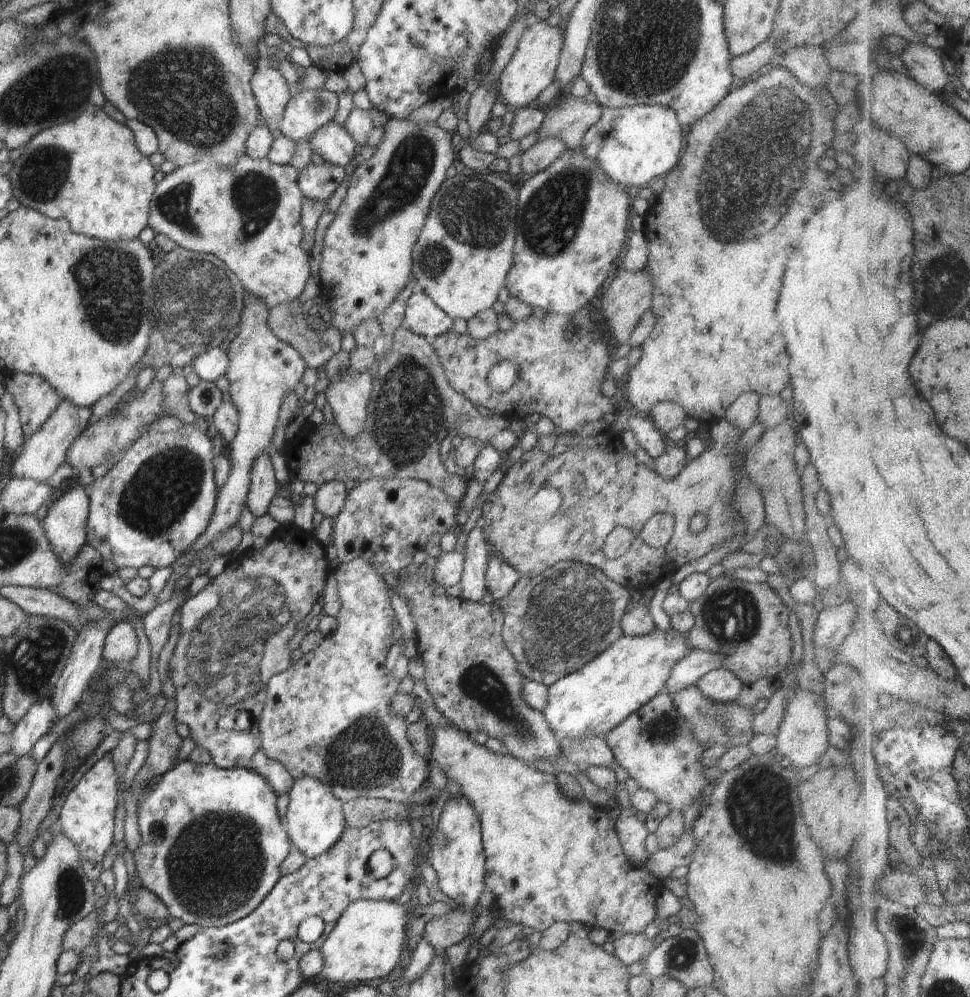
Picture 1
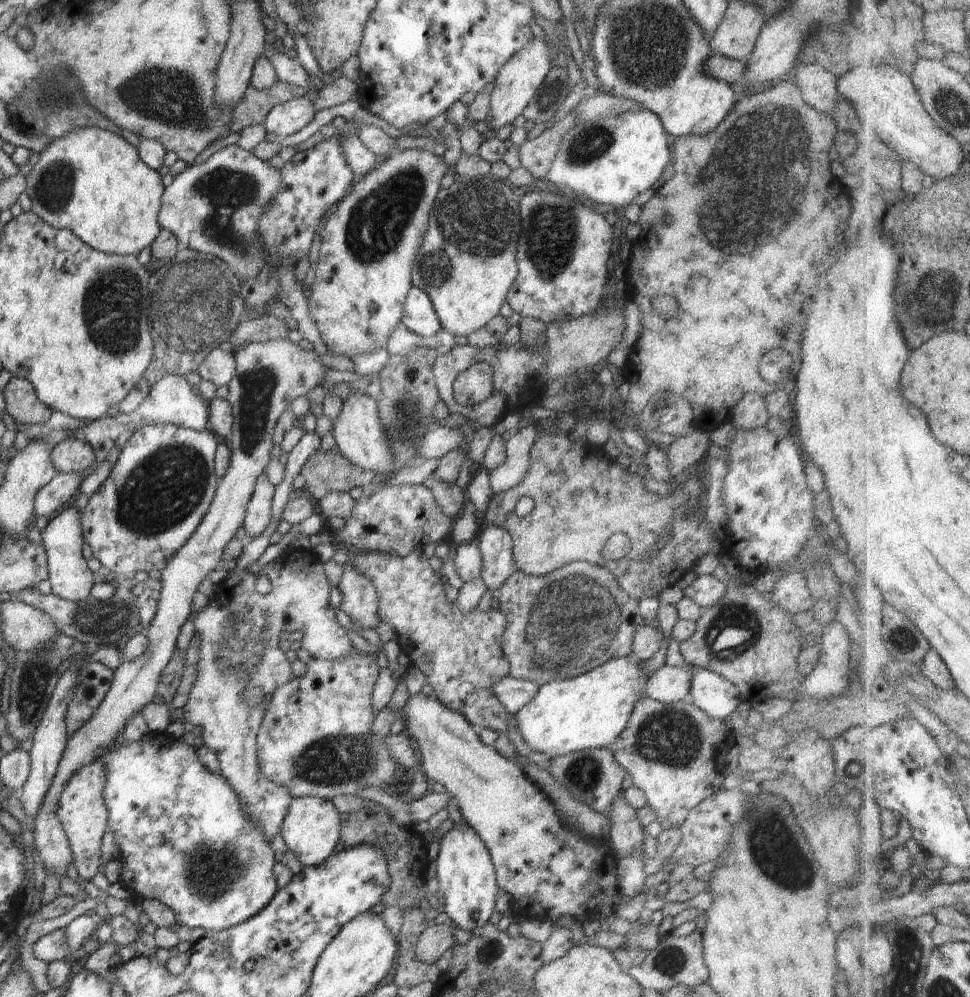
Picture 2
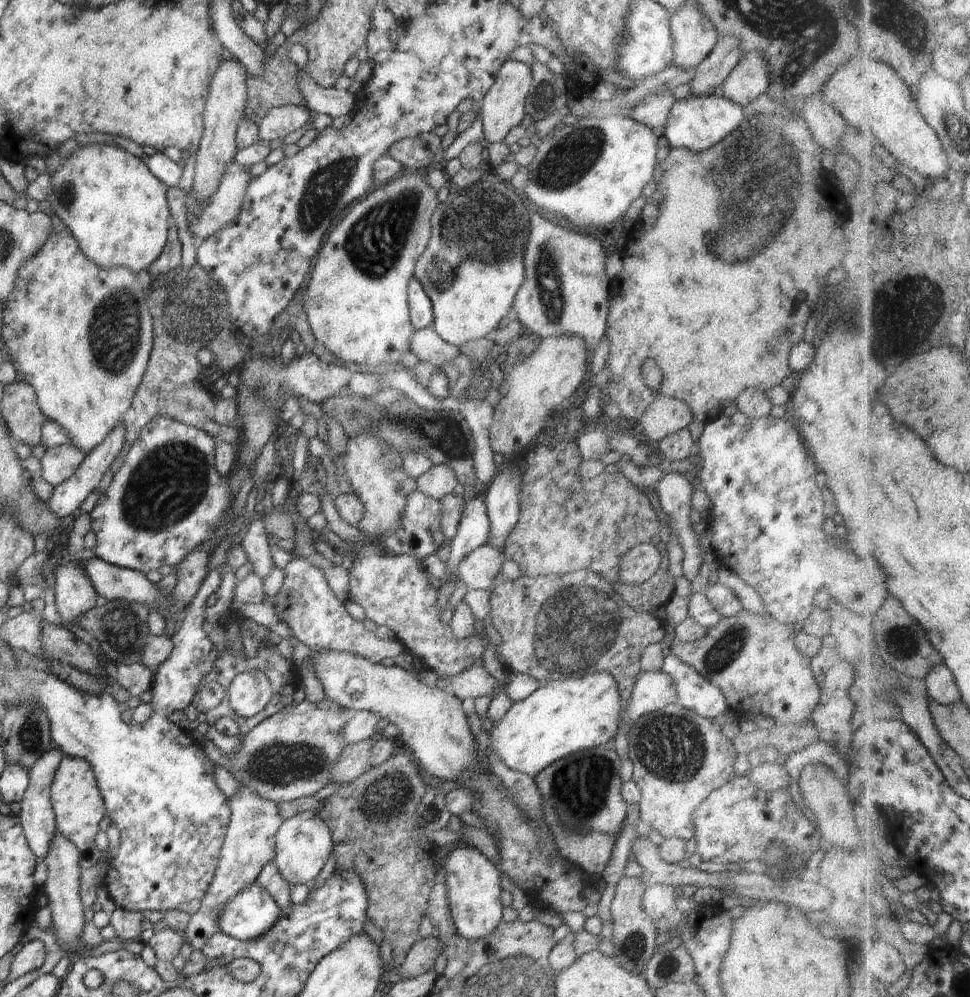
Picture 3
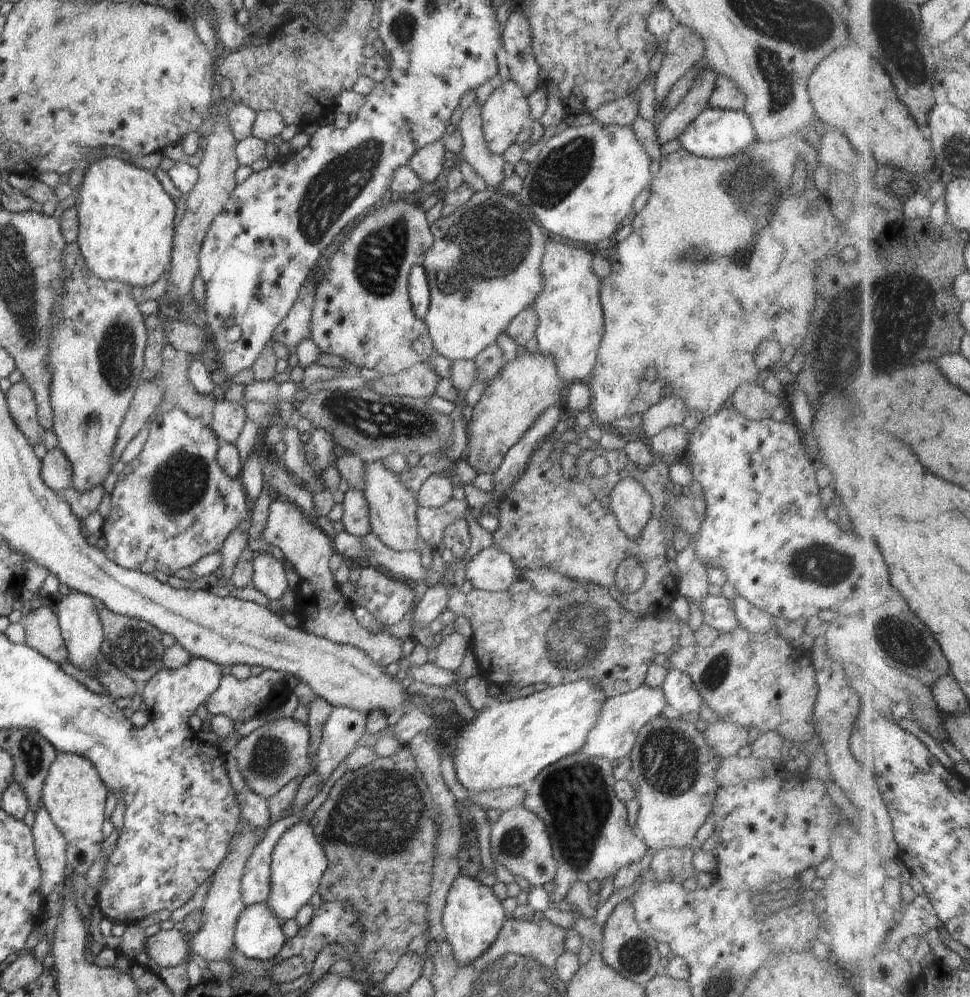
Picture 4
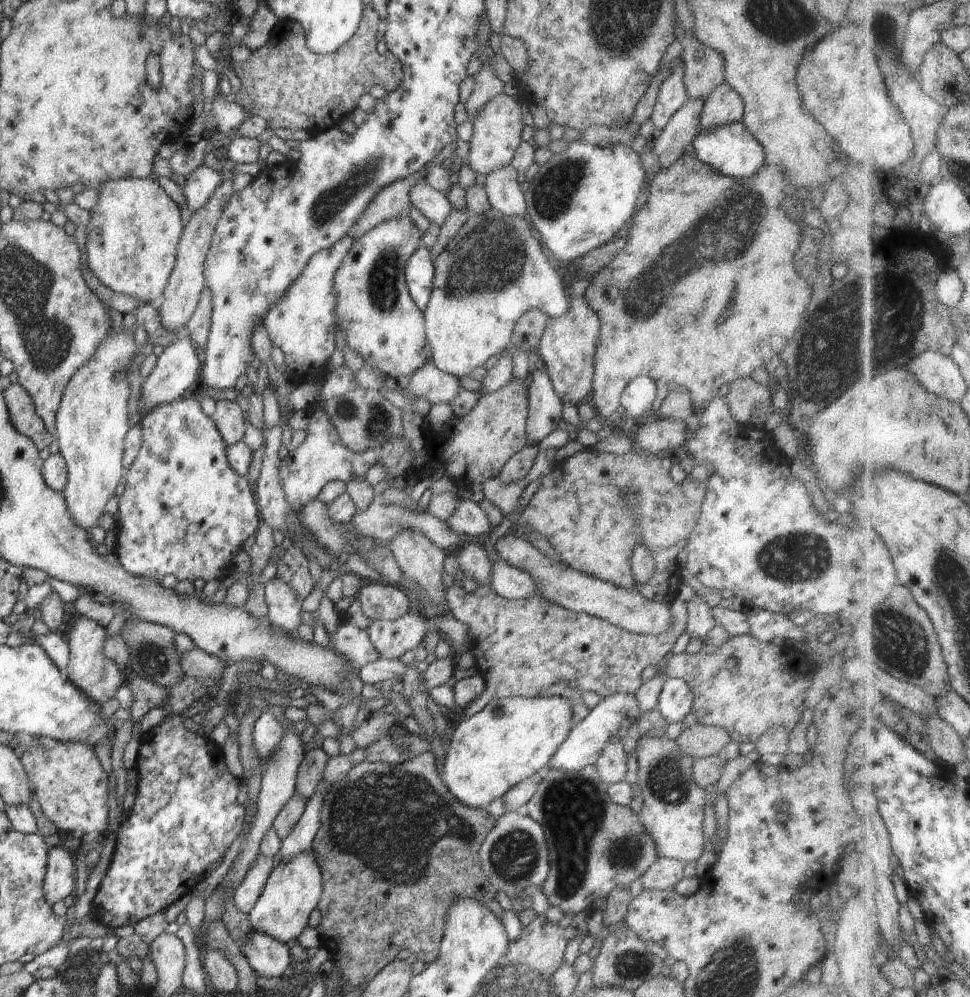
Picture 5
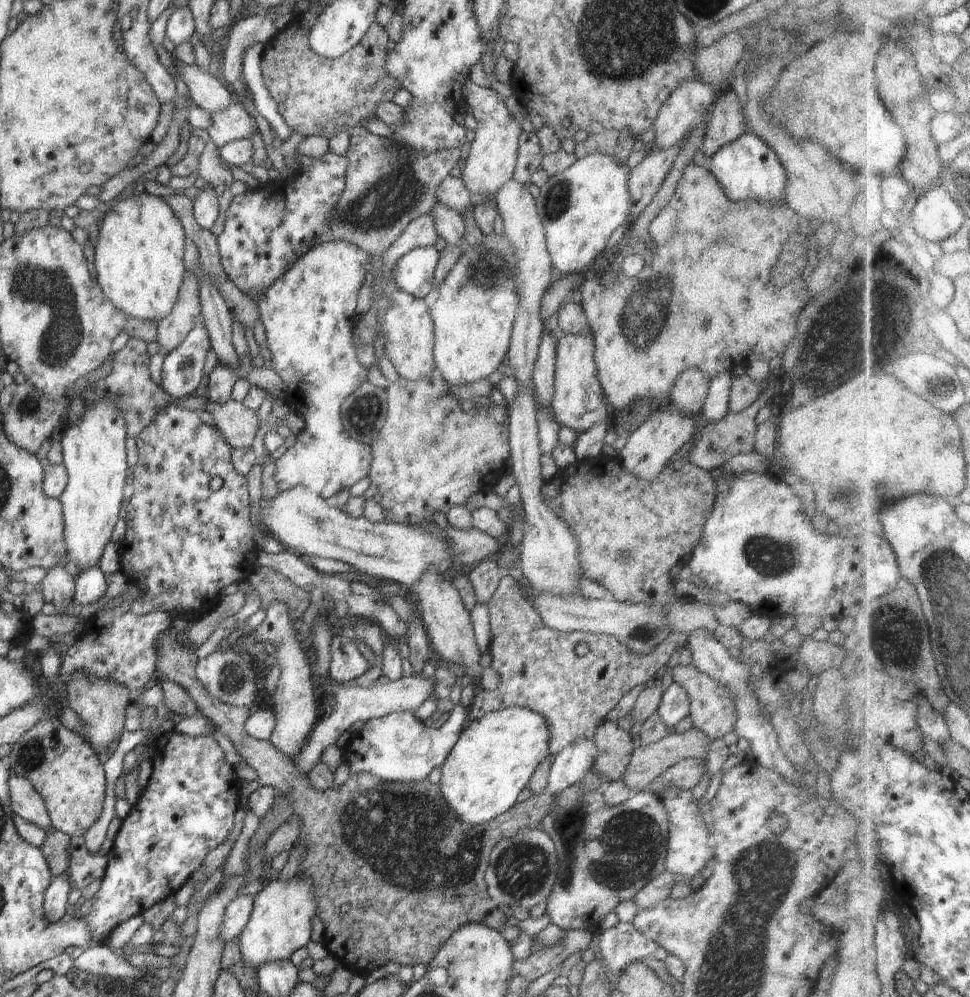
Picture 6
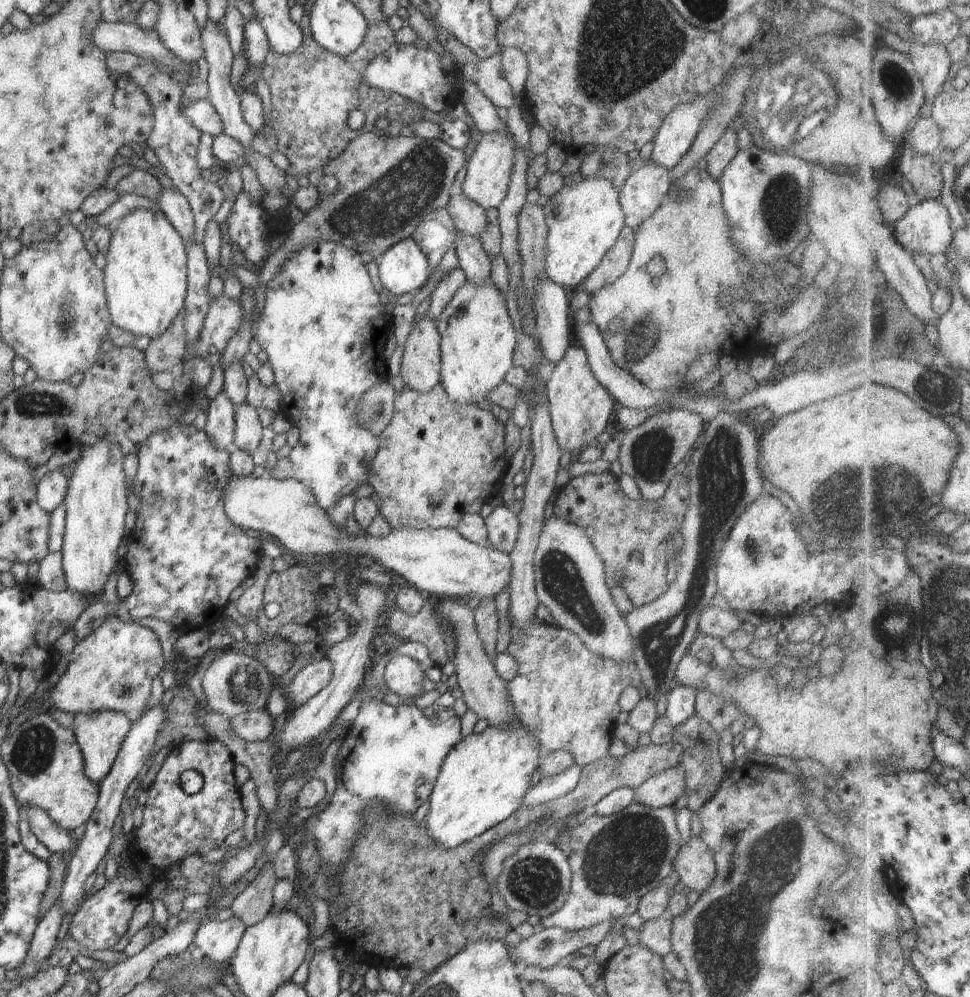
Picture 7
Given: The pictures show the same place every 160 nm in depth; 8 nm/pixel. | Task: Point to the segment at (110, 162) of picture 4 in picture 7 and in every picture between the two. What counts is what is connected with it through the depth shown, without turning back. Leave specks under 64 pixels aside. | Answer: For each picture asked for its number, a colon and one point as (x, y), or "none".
5: (131, 243)
6: (140, 245)
7: (145, 276)

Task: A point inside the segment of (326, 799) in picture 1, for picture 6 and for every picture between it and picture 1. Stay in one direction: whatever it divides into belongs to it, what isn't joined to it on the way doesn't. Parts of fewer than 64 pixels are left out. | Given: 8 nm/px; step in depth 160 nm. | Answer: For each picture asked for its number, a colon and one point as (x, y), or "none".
2: (311, 830)
3: (303, 842)
4: (298, 862)
5: (292, 891)
6: (280, 923)

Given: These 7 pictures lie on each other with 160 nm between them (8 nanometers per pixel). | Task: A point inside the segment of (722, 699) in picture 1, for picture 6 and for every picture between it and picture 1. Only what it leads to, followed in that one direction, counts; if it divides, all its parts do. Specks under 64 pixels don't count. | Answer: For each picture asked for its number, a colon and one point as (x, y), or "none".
2: (717, 698)
3: (696, 694)
4: (680, 692)
5: (675, 701)
6: (674, 706)

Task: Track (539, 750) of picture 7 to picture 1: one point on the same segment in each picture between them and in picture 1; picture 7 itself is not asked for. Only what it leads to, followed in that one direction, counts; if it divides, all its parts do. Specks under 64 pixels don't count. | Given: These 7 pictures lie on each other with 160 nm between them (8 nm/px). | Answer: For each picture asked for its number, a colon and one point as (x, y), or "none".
1: (591, 701)
2: (589, 711)
3: (565, 716)
4: (509, 744)
5: (509, 740)
6: (493, 760)

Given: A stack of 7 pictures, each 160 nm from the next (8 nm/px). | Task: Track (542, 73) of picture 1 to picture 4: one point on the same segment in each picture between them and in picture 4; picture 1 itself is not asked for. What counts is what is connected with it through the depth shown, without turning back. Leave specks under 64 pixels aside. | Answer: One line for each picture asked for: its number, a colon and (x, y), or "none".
2: (518, 80)
3: (502, 109)
4: (505, 113)

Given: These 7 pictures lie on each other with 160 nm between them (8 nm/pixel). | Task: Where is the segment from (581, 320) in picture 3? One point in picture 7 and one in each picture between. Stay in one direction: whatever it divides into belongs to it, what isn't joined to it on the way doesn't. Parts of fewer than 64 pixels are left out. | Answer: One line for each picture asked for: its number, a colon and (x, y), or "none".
4: (570, 323)
5: (567, 346)
6: (578, 402)
7: (580, 407)

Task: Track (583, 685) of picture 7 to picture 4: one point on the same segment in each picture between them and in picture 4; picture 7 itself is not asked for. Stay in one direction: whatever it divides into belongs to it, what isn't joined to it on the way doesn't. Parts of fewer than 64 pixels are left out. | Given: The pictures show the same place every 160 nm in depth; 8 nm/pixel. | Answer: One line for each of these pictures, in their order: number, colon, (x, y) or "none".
4: (521, 636)
5: (520, 646)
6: (538, 667)

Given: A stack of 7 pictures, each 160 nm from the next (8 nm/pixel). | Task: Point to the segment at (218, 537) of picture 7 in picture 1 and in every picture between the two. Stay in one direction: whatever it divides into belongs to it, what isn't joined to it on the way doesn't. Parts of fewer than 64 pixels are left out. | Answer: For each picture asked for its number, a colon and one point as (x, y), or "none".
1: (147, 510)
2: (159, 490)
3: (167, 495)
4: (173, 504)
5: (185, 511)
6: (184, 542)

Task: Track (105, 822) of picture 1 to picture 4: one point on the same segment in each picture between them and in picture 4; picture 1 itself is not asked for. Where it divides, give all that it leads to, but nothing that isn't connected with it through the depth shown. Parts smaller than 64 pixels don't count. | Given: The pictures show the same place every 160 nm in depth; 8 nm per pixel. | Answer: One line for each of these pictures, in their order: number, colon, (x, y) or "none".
2: (81, 810)
3: (78, 805)
4: (74, 795)

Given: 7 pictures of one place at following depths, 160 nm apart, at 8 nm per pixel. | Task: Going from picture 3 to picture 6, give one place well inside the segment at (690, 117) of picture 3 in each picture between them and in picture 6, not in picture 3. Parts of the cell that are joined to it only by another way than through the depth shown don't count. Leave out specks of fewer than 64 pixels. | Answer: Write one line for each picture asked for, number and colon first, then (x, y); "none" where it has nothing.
4: (714, 133)
5: (731, 149)
6: (747, 168)

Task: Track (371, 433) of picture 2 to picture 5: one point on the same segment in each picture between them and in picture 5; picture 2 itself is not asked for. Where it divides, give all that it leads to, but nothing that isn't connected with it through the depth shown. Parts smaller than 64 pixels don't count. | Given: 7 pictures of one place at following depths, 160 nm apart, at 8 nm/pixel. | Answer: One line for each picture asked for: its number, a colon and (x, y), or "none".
3: (374, 470)
4: (392, 507)
5: (422, 562)

